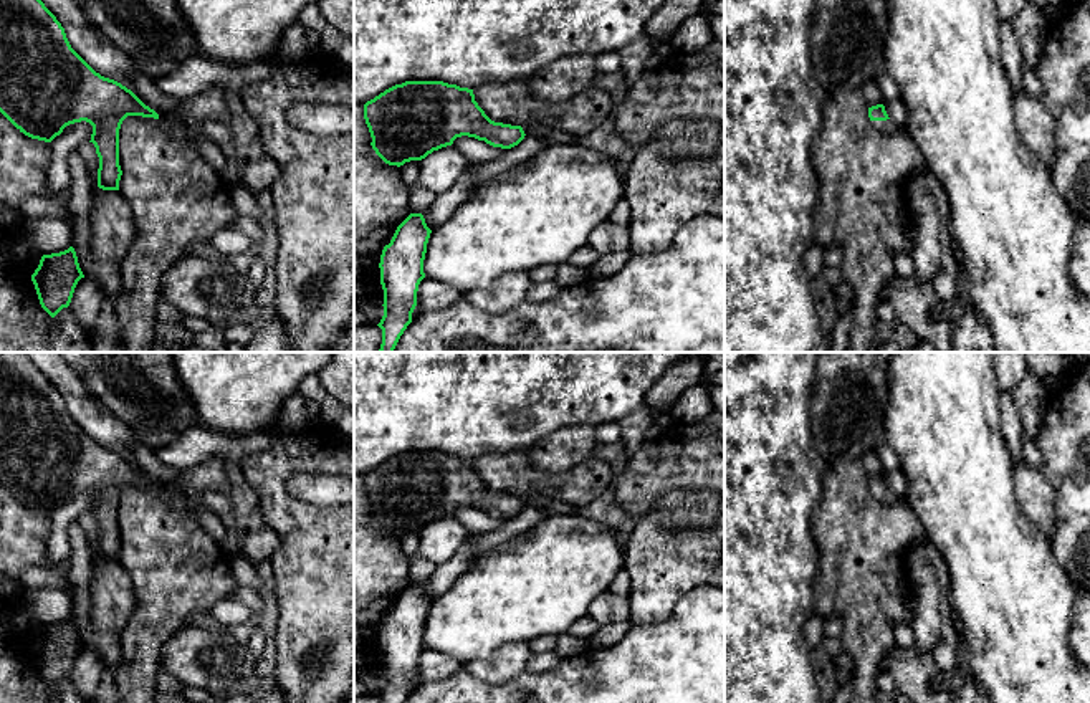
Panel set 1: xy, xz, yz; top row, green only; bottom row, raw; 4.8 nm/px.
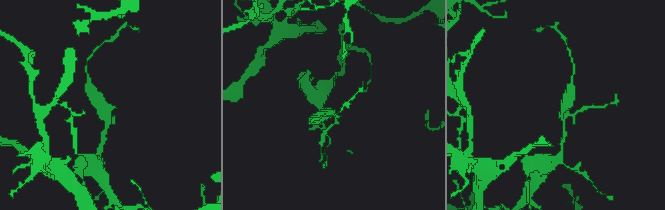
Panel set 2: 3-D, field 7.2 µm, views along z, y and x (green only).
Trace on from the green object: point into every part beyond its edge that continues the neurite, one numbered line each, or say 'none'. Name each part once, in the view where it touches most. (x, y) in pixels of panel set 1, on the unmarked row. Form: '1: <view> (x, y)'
1: yz (889, 497)

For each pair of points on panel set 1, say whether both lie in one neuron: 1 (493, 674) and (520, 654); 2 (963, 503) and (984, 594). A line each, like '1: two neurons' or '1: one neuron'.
1: one neuron
2: one neuron

